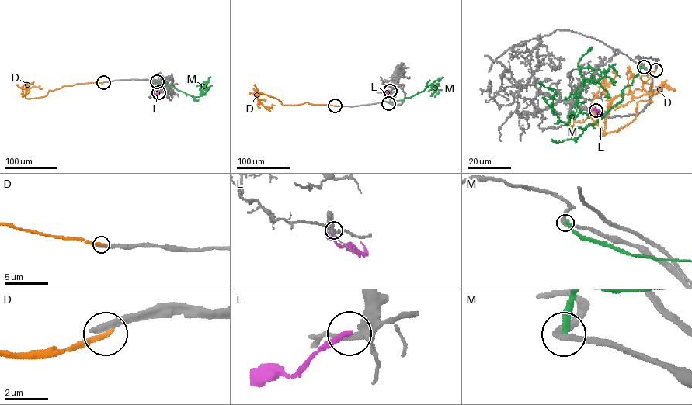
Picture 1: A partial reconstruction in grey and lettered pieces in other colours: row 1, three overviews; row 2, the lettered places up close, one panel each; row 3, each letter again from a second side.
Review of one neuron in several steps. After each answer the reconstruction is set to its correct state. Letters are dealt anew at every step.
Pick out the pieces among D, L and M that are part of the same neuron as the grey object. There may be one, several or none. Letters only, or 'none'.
none

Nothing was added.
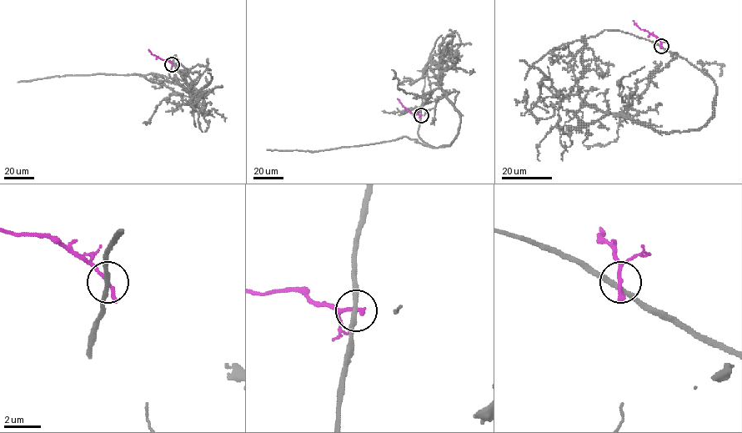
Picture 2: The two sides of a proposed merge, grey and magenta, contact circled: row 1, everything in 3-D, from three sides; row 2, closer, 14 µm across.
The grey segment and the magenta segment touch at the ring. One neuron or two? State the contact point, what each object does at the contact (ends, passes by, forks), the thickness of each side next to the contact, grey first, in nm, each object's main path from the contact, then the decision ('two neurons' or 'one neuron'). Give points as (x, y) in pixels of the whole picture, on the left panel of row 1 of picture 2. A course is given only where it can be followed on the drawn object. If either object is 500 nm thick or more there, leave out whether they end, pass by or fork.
at (172, 64); grey passes by; magenta ends there; 240 nm thick on the grey side, 260 nm on the other; grey runs (172, 64), (169, 76), (212, 115), (190, 103), (191, 92), (175, 78), (157, 83), (152, 79), (155, 79); magenta runs (172, 64), (152, 55), (148, 49); two neurons

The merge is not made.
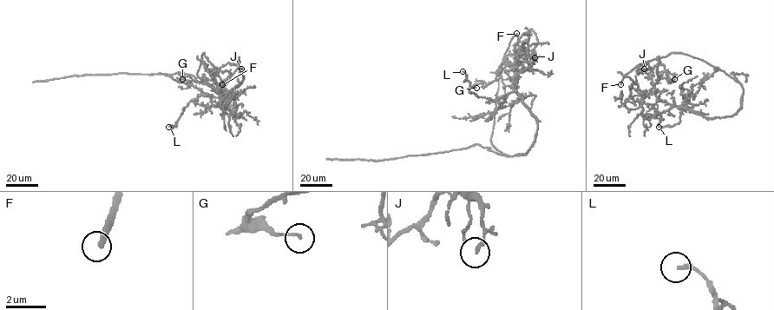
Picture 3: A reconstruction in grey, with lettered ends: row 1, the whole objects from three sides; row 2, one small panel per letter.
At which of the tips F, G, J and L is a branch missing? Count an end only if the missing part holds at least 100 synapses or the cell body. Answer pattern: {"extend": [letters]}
{"extend": ["F"]}

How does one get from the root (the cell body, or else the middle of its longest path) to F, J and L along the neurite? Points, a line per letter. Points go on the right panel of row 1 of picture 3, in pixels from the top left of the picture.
F: (743, 93), (741, 84), (723, 71), (699, 59), (676, 52), (636, 66), (620, 84)
J: (743, 93), (735, 114), (704, 118), (662, 101), (648, 62), (639, 65), (644, 69)
L: (743, 93), (741, 107), (735, 114), (712, 118), (678, 107), (692, 95), (689, 94), (679, 122), (659, 127)

